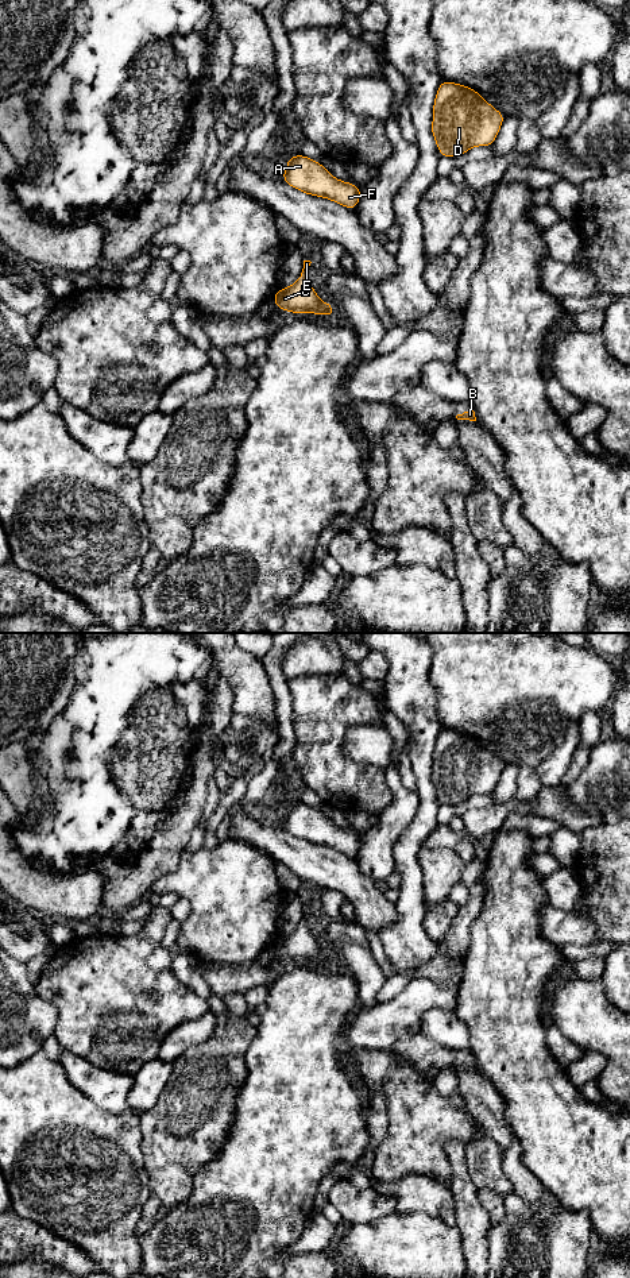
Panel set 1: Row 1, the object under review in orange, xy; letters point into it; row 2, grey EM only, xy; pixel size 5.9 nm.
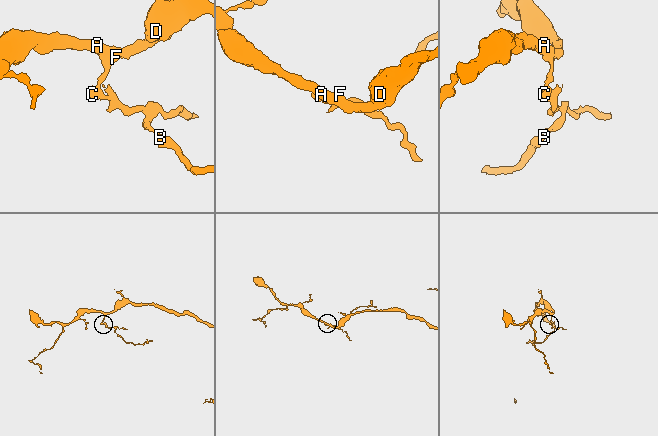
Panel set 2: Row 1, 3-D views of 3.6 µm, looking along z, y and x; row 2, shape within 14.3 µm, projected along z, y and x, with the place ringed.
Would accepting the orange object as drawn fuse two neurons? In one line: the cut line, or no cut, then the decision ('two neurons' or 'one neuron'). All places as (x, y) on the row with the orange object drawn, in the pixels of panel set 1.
cut in xy along (320, 301), (309, 311); two neurons

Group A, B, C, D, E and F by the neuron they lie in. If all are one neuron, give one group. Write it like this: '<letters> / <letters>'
A C D E F / B

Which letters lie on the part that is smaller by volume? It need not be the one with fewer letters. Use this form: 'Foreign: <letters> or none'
Foreign: B

